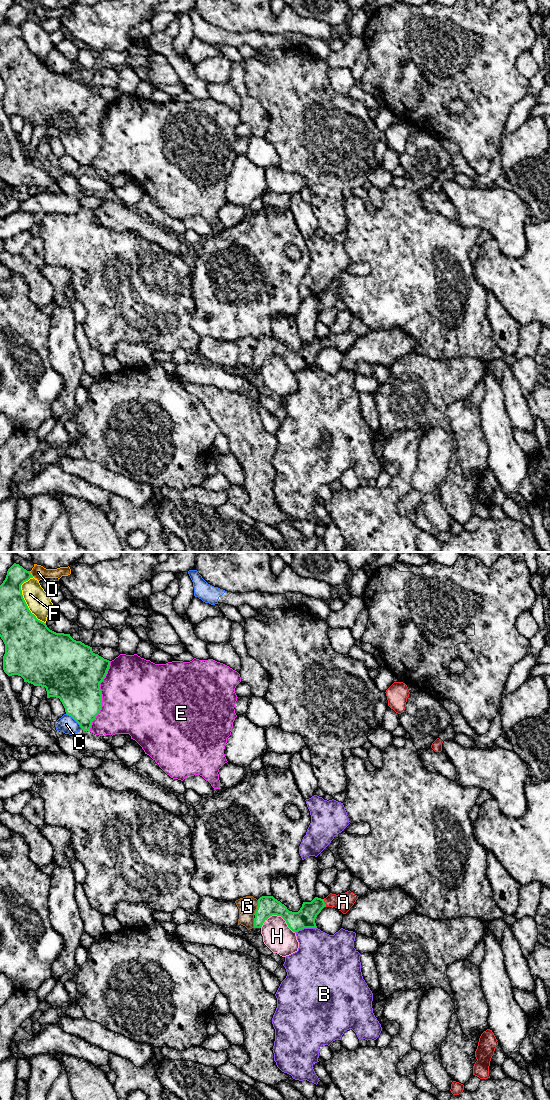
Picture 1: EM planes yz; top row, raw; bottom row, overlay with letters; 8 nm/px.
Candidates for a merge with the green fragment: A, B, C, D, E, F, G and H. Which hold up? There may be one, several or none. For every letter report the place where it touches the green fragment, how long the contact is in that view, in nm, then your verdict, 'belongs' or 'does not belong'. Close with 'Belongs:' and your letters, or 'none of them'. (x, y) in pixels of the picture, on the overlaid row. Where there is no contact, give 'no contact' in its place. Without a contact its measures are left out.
A: meets green in yz at (324, 903); contact 70 nm long; belongs
B: meets green in yz at (305, 927); contact 180 nm long; does not belong
C: meets green in yz at (75, 720); contact 190 nm long; does not belong
D: meets green in yz at (30, 574); contact 60 nm long; does not belong
E: meets green in yz at (101, 696); contact 600 nm long; does not belong
F: meets green in yz at (24, 601); contact 400 nm long; does not belong
G: meets green in yz at (257, 907); contact 130 nm long; does not belong
H: meets green in yz at (278, 915); contact 300 nm long; does not belong
Belongs: A

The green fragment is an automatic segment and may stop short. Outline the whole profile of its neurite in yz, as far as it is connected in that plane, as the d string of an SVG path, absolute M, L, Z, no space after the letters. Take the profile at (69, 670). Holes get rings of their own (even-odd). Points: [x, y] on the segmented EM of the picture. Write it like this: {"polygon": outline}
{"polygon": "M14 563L8 569L6 578L0 585L0 637L5 644L3 670L8 676L18 675L24 679L24 682L31 683L34 686L45 687L47 698L59 698L66 714L71 716L83 731L90 732L92 721L99 714L102 707L100 683L107 674L110 661L95 654L92 651L92 647L85 645L81 641L74 640L70 634L56 633L50 630L46 623L38 620L31 613L21 590L21 585L30 578L33 578L30 571Z"}

